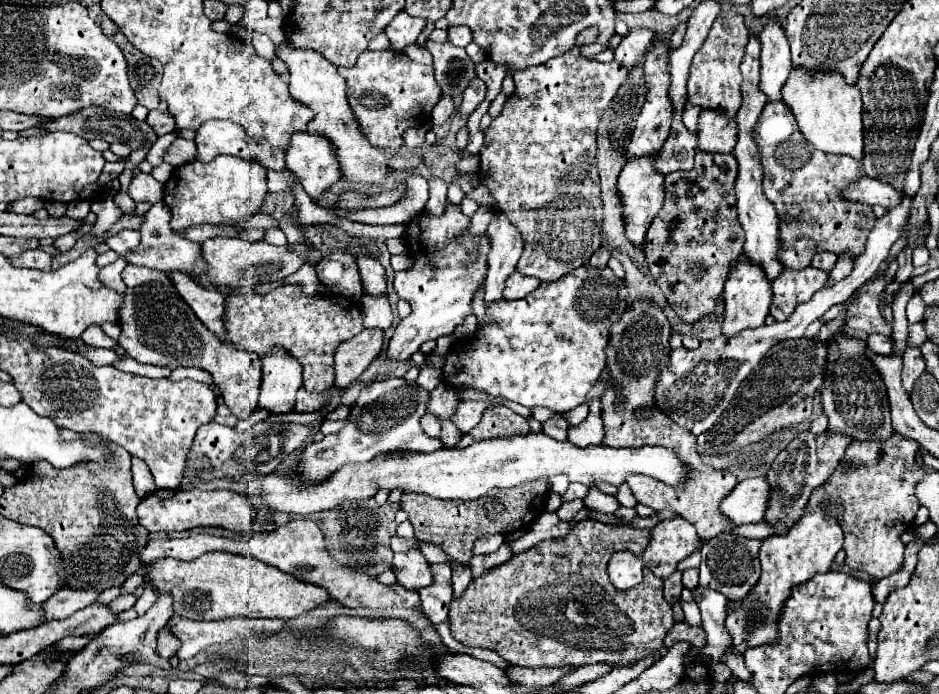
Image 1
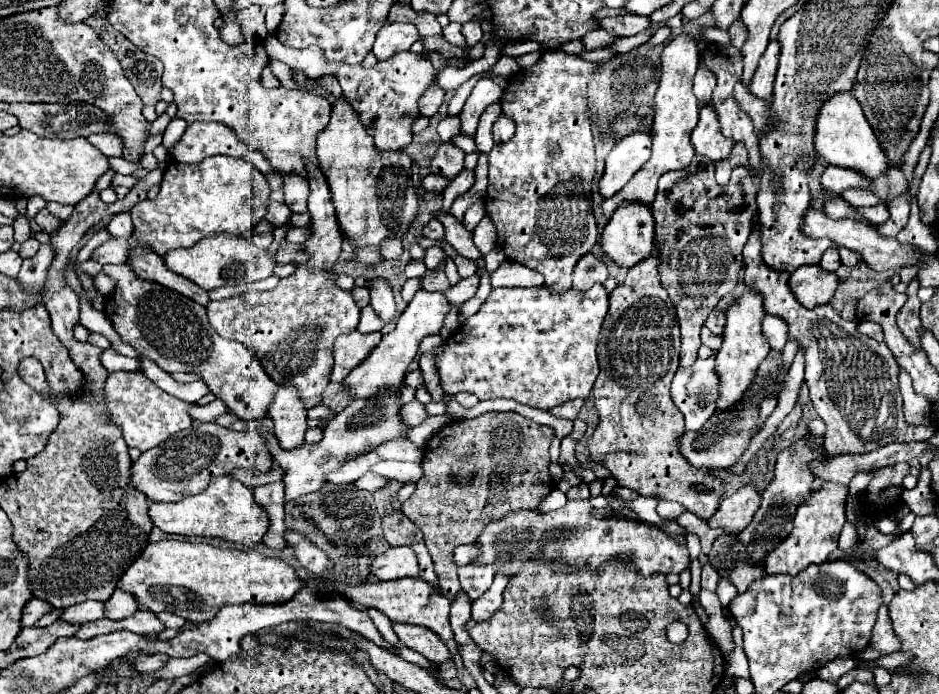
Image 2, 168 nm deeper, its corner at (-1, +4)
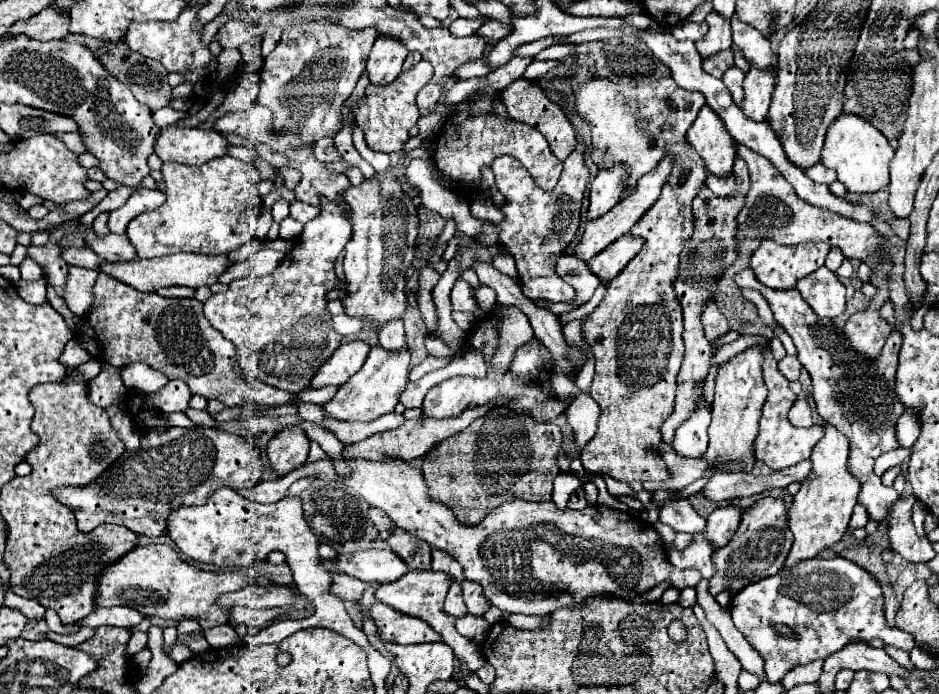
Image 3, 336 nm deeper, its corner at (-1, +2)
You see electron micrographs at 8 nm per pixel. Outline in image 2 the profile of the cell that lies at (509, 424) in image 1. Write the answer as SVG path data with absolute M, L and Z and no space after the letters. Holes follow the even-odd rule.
M489 412L473 420L449 422L425 444L423 476L401 510L421 528L435 564L439 588L449 600L461 594L453 550L459 544L475 542L491 518L503 518L503 514L517 508L537 508L555 488L549 476L549 446L553 436L553 428L541 426L517 412ZM459 458L471 458L479 464L479 470L467 484L451 480L451 464Z

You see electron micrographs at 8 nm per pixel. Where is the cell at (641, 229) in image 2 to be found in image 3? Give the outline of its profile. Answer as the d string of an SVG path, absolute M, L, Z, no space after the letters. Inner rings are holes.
M627 234L615 240L615 244L609 244L597 256L593 256L589 260L589 270L601 280L613 280L631 262L631 258L639 254L639 248L643 248L643 240Z

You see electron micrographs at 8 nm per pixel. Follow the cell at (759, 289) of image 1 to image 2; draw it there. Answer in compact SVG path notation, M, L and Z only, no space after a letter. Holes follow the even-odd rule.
M745 288L745 294L727 310L723 346L719 350L719 356L715 358L715 372L719 378L719 398L717 398L715 414L723 414L723 412L735 408L745 398L745 392L749 390L749 386L755 380L759 364L771 350L767 338L761 332L761 320L765 318L761 300L763 298L759 298L759 294L755 294L755 290Z

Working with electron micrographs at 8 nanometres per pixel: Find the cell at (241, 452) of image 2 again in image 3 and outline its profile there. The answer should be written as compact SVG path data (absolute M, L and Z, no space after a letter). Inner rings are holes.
M169 428L141 436L141 448L125 452L95 484L85 488L57 488L55 498L73 508L79 530L89 532L101 522L121 524L137 534L165 534L165 520L171 510L191 504L205 504L221 486L251 488L261 482L263 460L255 444L241 436L215 428Z

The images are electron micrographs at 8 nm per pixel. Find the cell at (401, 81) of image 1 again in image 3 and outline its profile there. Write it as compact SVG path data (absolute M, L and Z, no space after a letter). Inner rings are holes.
M421 60L411 70L403 70L391 84L369 84L365 88L365 96L355 102L353 116L355 124L363 130L367 146L375 152L401 152L405 142L409 140L409 130L419 120L419 108L415 106L415 96L419 90L431 80L433 68L425 60Z

